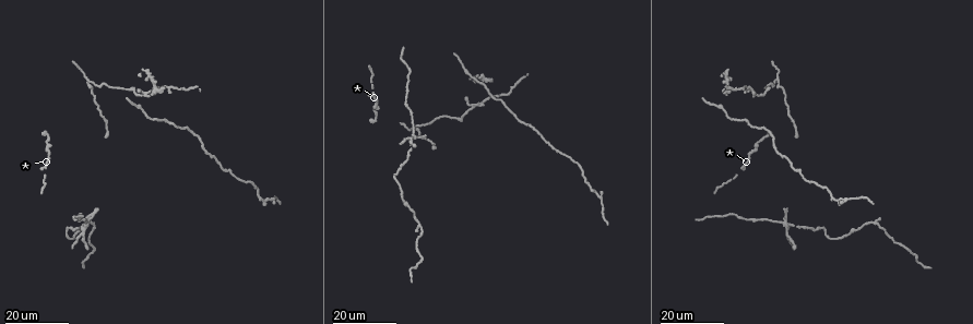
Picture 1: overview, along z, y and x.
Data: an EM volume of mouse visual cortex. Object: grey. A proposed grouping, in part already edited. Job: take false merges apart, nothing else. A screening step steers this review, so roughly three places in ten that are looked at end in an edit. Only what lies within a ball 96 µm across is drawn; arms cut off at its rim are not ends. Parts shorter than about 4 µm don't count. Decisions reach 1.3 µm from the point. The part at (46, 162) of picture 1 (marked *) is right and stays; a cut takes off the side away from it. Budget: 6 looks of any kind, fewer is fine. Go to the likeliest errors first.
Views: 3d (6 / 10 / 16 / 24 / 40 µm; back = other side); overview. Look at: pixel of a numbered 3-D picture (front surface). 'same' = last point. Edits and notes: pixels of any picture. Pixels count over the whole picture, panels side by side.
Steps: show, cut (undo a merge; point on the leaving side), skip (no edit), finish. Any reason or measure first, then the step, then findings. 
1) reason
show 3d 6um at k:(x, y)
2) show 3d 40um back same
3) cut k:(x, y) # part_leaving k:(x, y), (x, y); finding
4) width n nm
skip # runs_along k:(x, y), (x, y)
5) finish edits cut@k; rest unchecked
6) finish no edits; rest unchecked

a fork
show 3d 16um at 1:(778, 80)

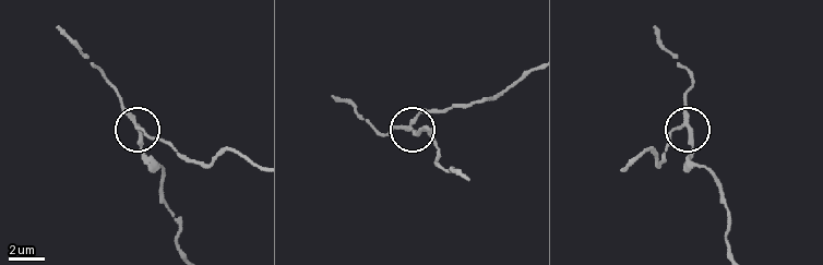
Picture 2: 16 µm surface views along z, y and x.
show 3d 6um at 2:(409, 122)

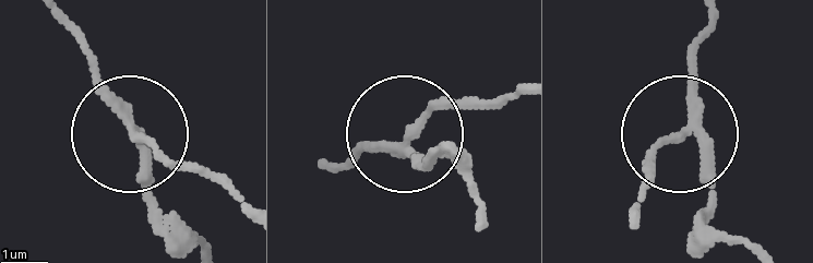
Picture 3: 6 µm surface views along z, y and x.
arms 3
cut 3:(154, 152) # part_leaving 3:(126, 117), (239, 195); two neurons meet here

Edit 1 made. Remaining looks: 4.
show 3d 24um at 1:(469, 73)

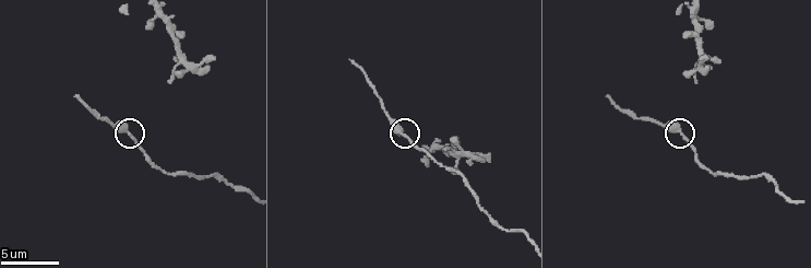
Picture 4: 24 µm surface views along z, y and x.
zoom in
show 3d 6um at 4:(124, 130)

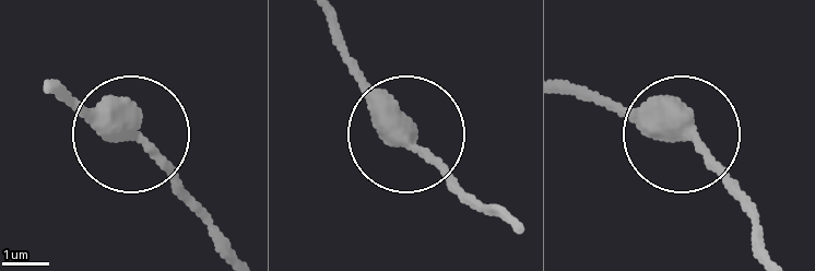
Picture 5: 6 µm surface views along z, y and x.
side_arm 63 um
skip # one neuron here

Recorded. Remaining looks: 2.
show 3d 24um at 1:(758, 144)

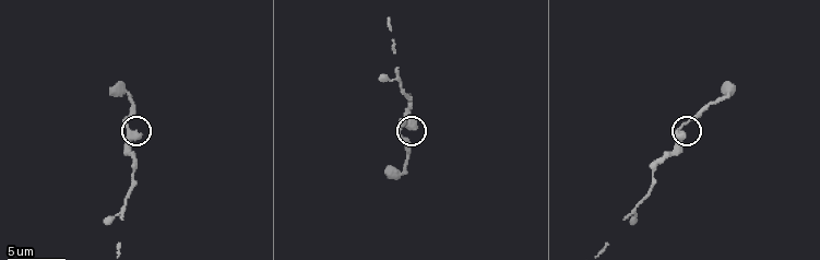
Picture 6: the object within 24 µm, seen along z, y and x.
closer look
show 3d 10um at 6:(680, 132)

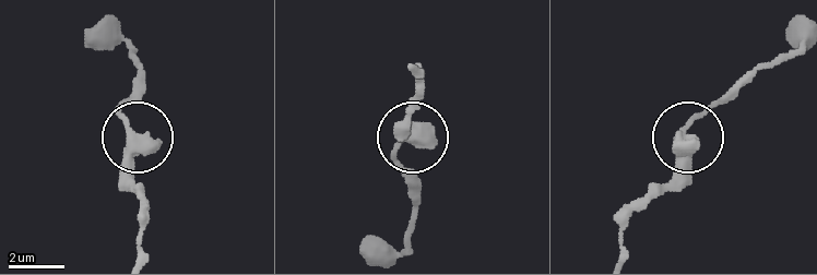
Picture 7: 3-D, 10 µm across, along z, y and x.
skip # continuous, no second neuron

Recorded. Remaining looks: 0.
finish edits cut@3; rest unchecked

